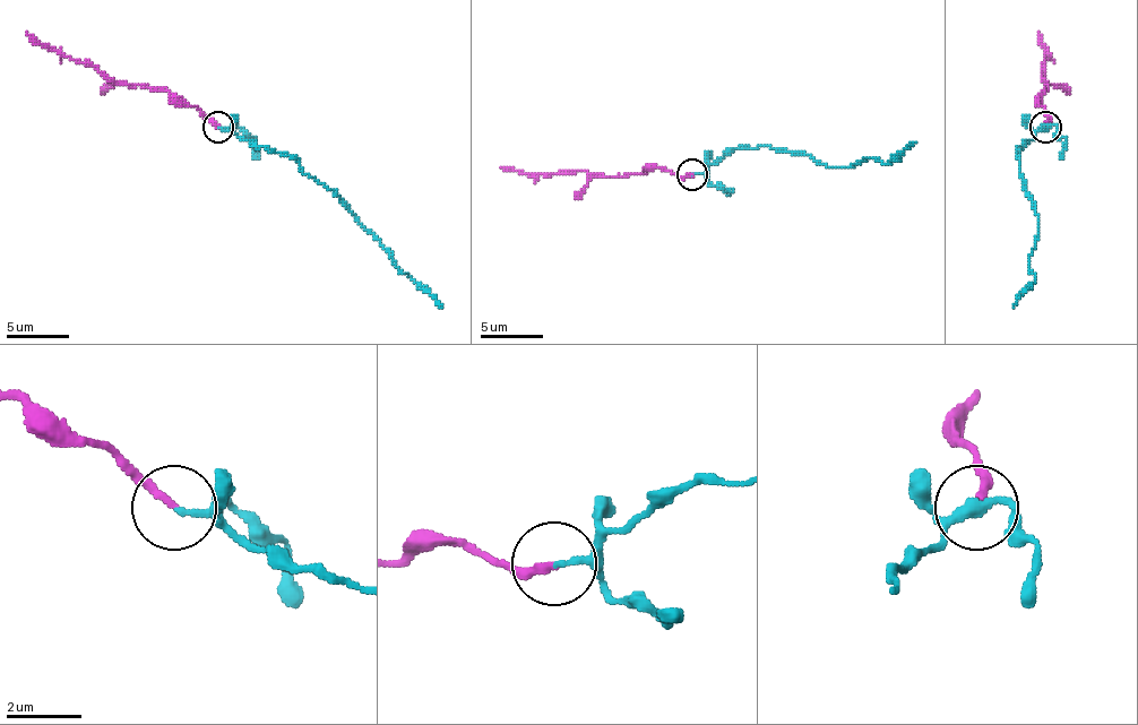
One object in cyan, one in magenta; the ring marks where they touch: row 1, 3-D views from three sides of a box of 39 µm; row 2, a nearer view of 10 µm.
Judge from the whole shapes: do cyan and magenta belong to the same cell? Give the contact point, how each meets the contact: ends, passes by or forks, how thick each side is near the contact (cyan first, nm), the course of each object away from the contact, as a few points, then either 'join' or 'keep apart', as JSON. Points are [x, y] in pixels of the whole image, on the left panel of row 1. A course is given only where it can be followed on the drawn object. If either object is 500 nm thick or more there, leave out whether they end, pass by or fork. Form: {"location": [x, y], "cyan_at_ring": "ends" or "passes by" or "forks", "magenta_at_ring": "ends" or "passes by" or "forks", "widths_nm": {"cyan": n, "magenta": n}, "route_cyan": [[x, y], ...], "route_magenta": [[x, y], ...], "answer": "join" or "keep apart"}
{"location": [218, 127], "cyan_at_ring": "ends", "magenta_at_ring": "ends", "widths_nm": {"cyan": 160, "magenta": 200}, "route_cyan": [[218, 128], [231, 128], [263, 146], [290, 155], [330, 190], [389, 258], [442, 308]], "route_magenta": [[218, 128], [179, 103], [166, 91], [117, 84], [48, 50], [26, 32]], "answer": "keep apart"}

